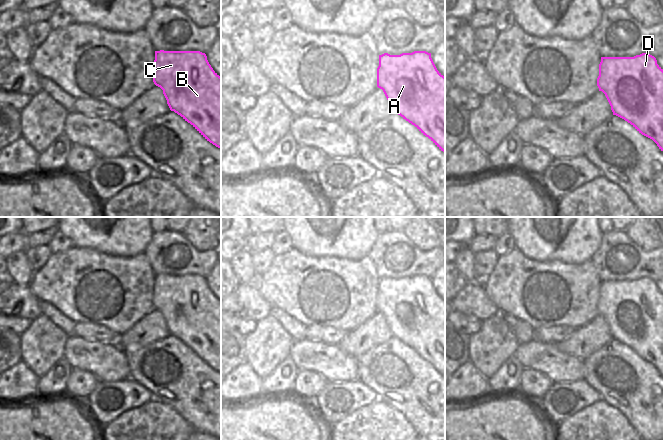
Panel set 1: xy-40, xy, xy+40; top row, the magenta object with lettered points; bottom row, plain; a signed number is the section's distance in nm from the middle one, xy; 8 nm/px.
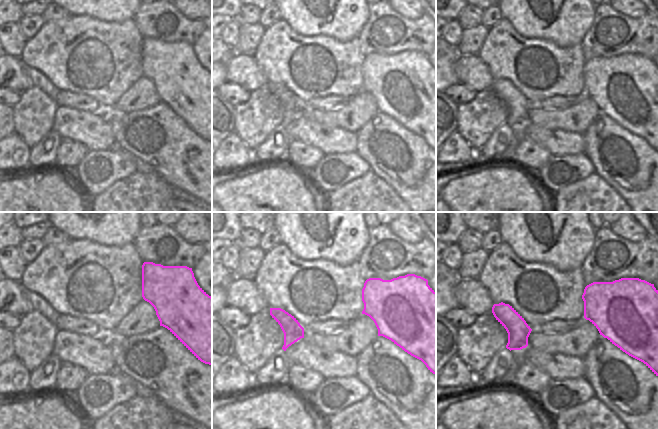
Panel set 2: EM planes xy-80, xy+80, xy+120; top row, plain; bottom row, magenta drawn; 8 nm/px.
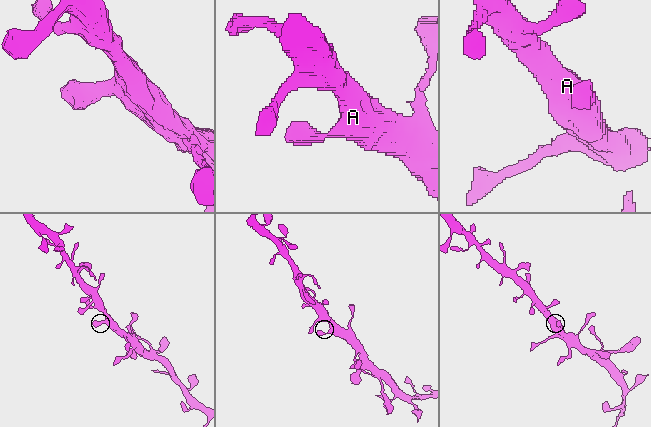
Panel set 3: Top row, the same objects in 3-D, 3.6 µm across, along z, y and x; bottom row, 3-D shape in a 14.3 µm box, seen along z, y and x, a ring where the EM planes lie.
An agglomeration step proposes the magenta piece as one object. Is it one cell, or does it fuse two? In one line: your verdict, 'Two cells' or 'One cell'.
One cell.

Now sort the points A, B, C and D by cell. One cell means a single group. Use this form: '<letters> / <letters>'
A B C D

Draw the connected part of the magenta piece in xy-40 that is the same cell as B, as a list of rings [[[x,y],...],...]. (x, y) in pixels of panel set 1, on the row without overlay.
[[[155,275],[153,306],[163,314],[171,335],[221,373],[221,301],[200,275]]]

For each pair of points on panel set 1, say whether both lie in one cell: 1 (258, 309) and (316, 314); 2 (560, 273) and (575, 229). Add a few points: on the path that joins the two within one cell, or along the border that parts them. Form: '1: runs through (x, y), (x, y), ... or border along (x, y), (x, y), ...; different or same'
1: border along (257, 286), (260, 295), (271, 306); different
2: border along (541, 260), (559, 260), (572, 264), (587, 261); different

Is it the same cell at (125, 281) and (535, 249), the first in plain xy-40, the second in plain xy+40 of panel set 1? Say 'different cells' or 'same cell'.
different cells

